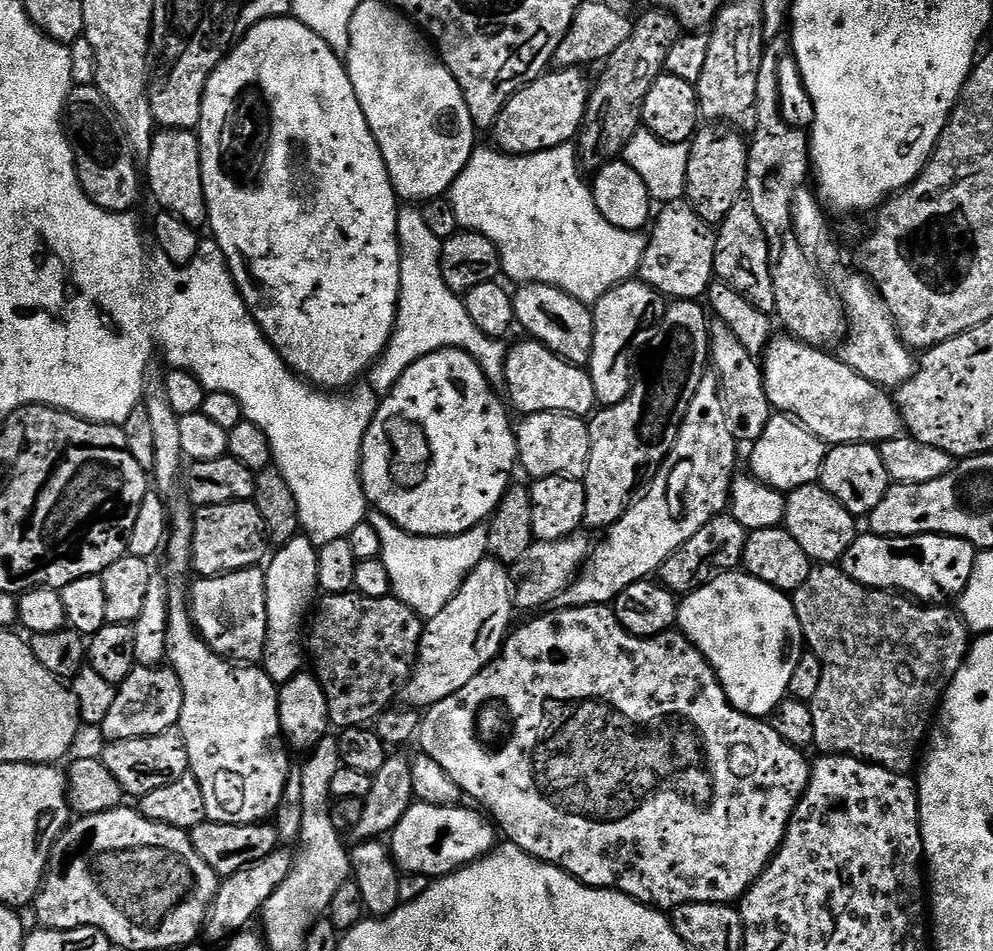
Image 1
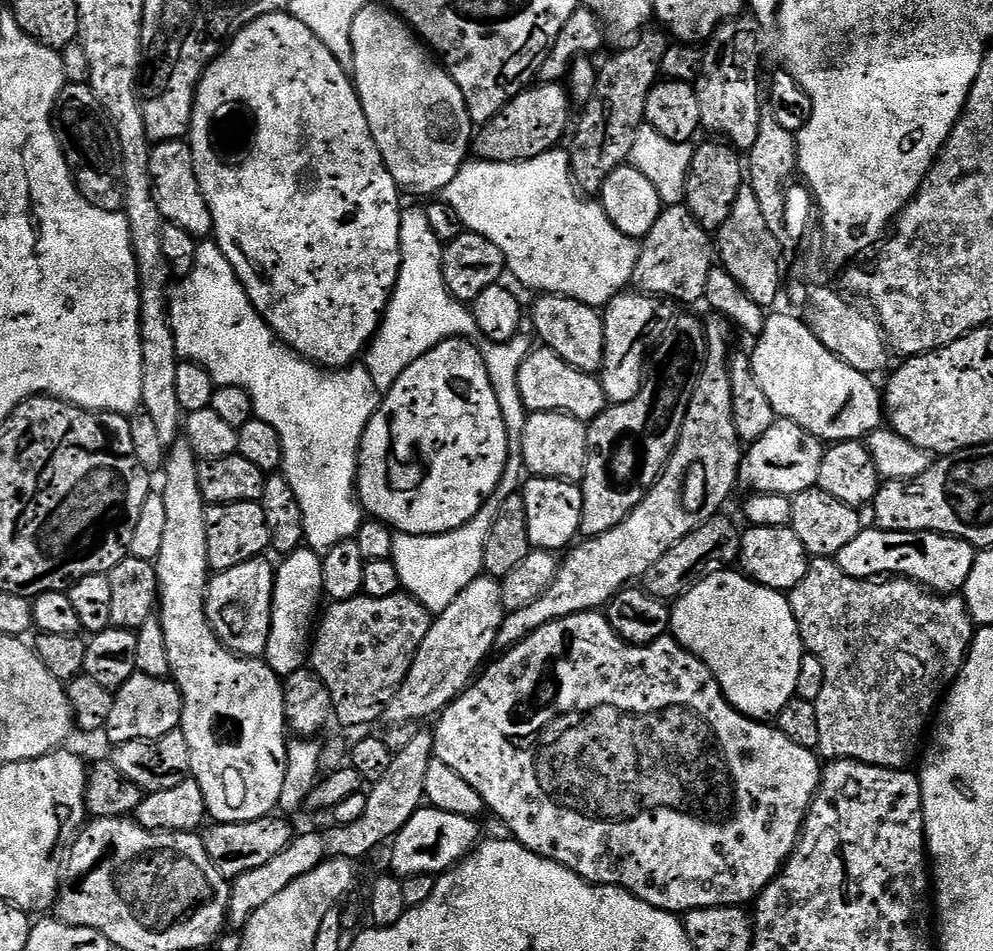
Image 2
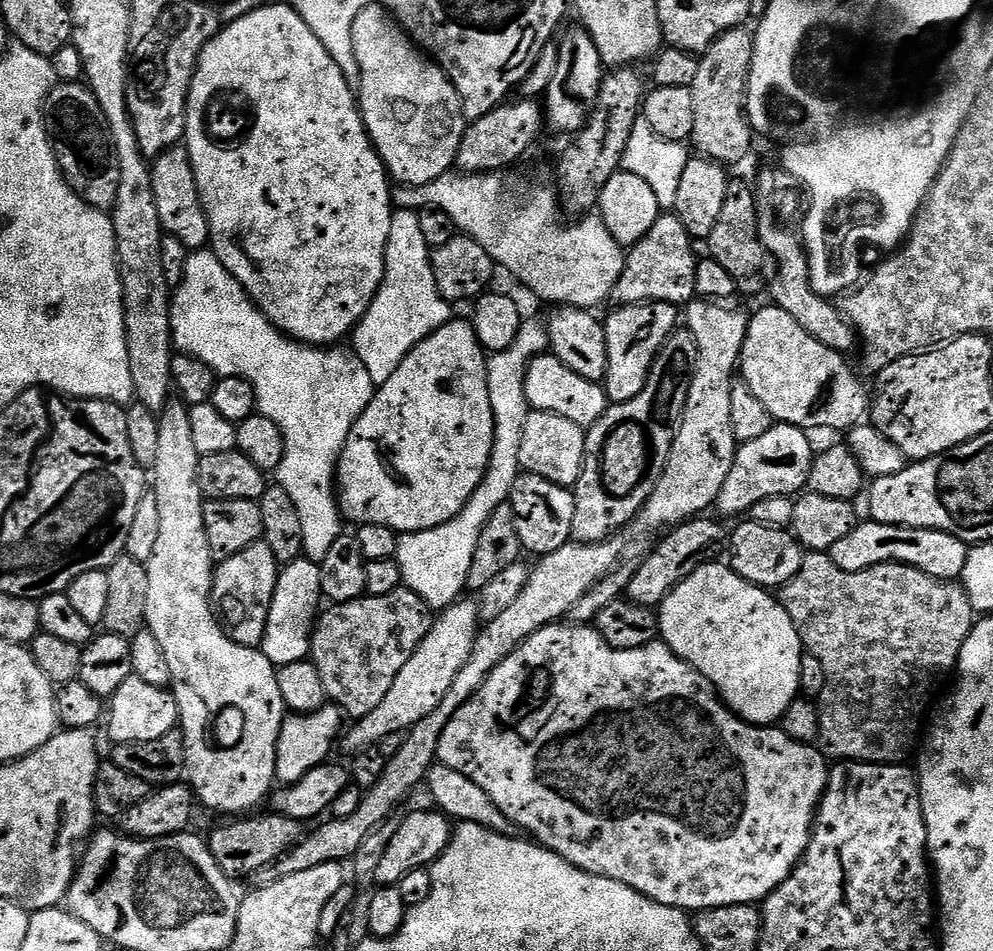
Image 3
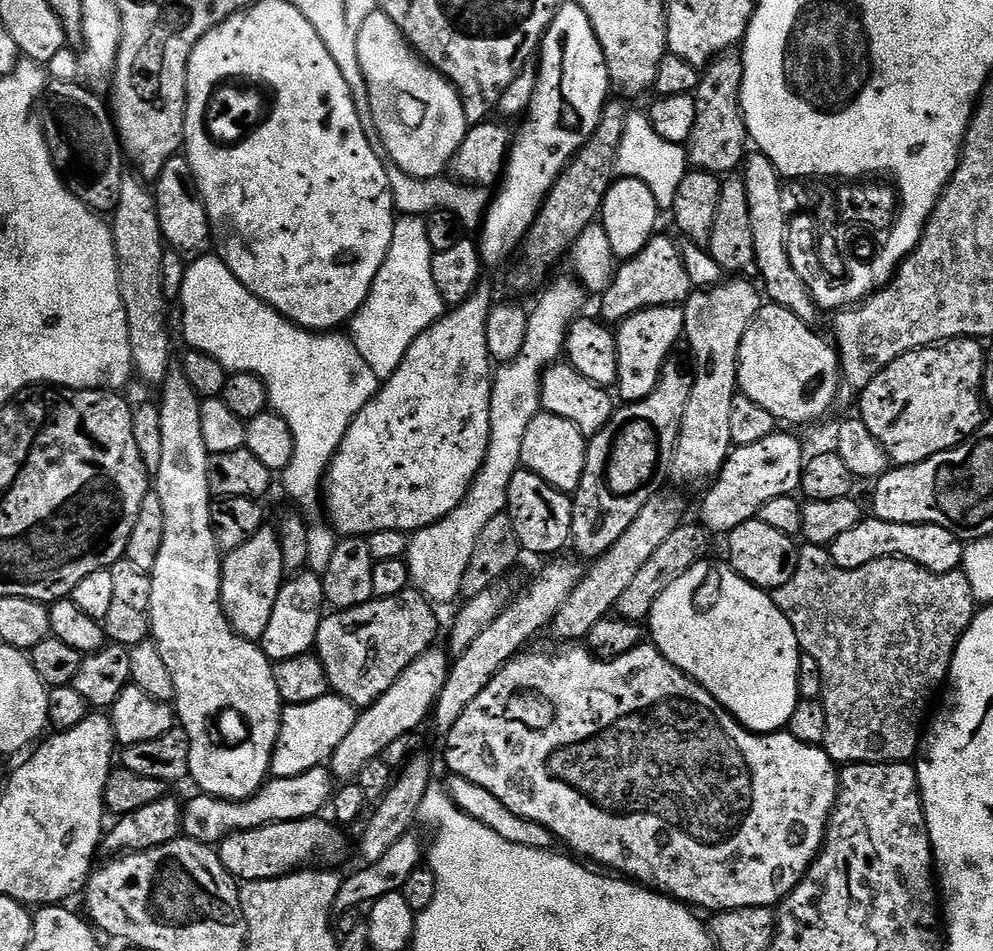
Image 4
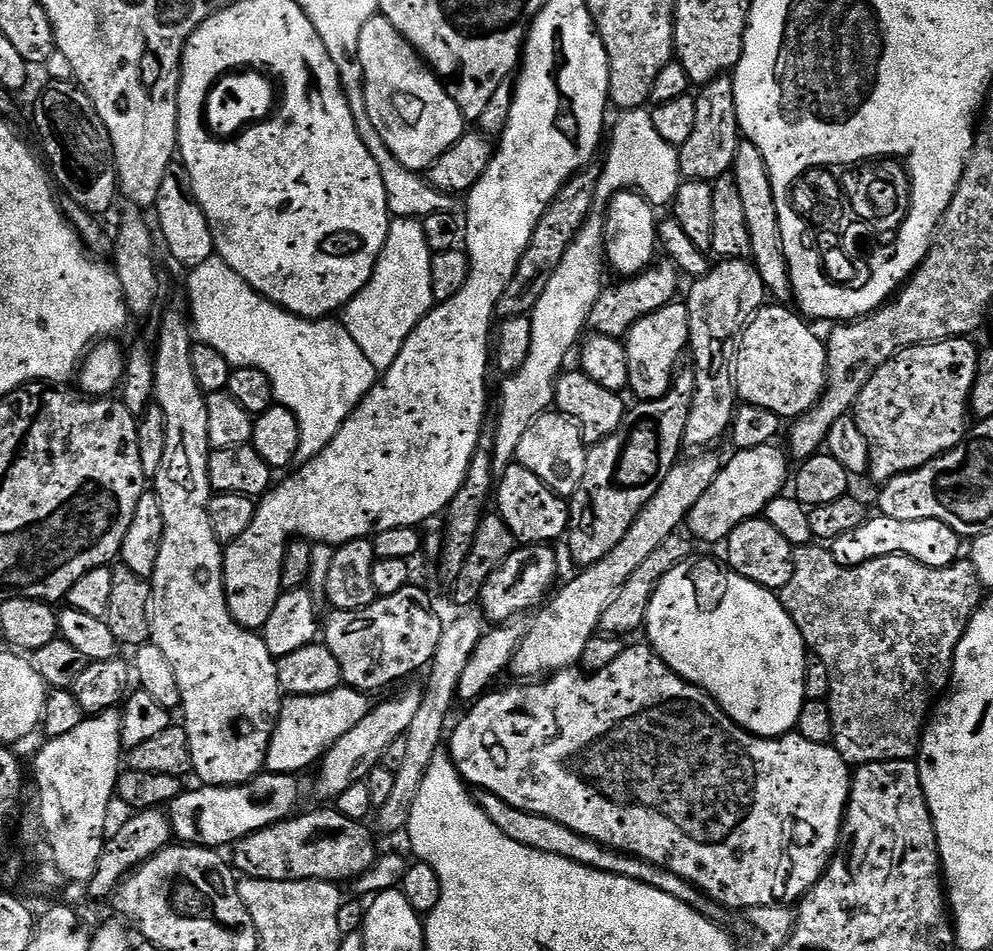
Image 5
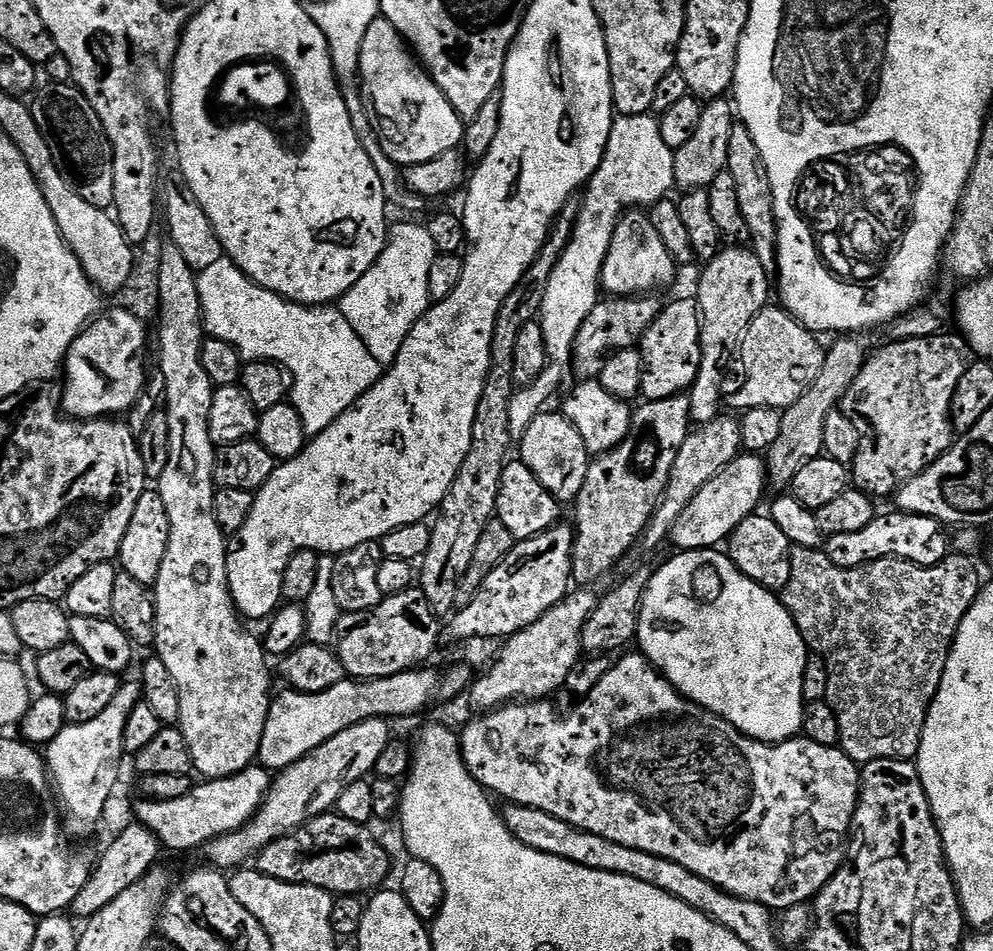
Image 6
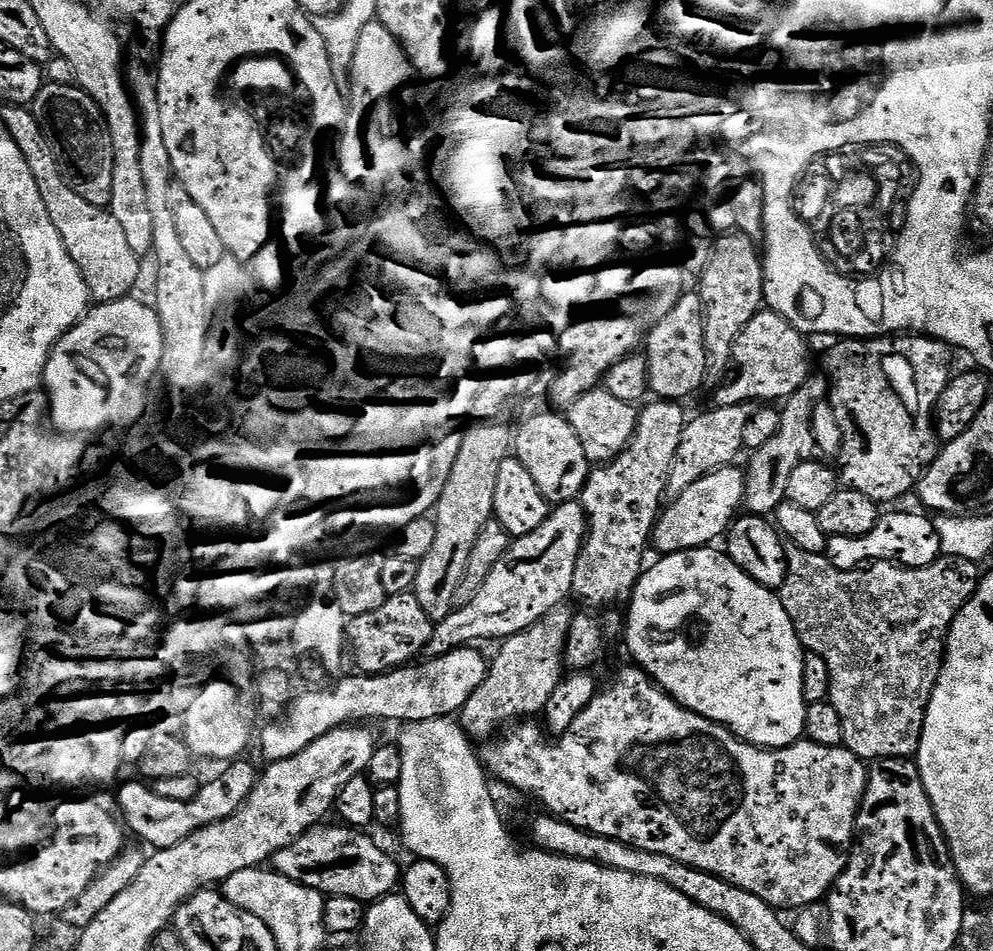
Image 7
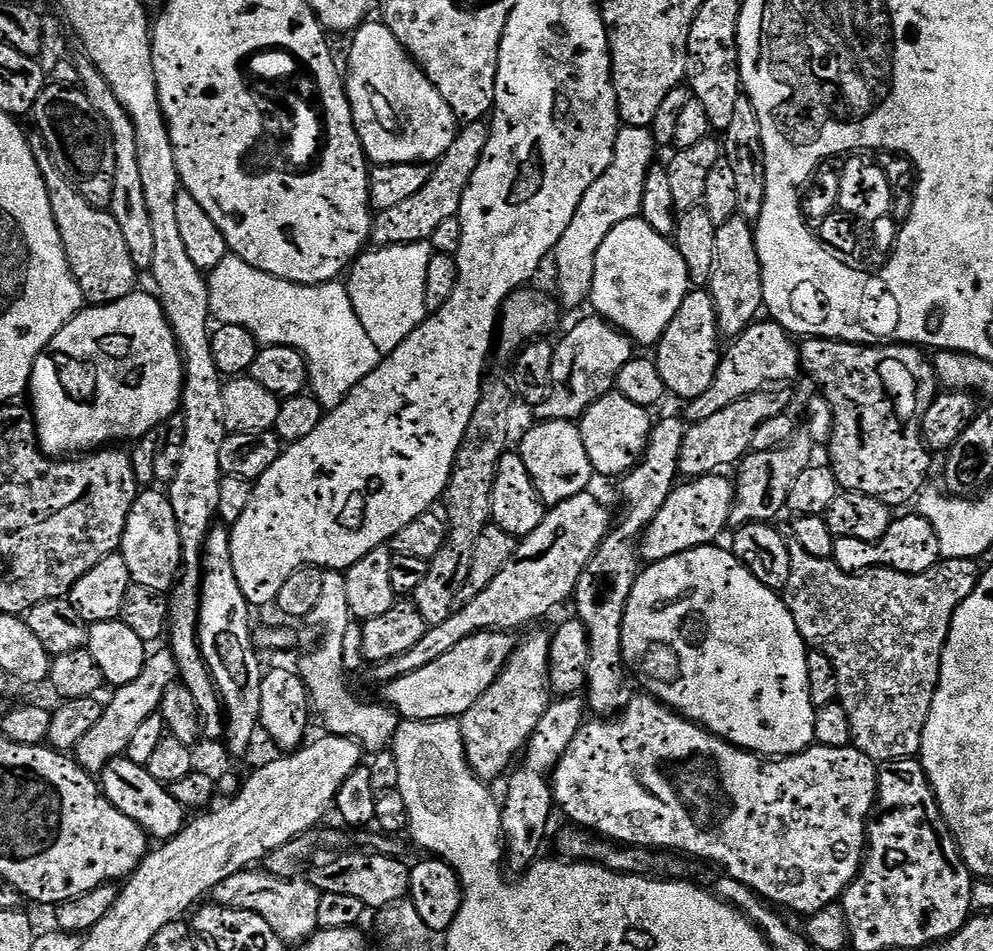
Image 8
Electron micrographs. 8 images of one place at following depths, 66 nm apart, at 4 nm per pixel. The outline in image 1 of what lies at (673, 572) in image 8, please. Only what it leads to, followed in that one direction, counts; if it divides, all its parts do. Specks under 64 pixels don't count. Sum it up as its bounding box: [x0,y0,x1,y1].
[678,570,804,718]

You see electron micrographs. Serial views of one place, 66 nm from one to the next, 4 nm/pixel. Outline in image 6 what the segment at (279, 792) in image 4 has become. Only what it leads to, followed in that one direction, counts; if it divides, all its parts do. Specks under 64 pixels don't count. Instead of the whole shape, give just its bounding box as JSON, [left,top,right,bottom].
[135,766,273,852]

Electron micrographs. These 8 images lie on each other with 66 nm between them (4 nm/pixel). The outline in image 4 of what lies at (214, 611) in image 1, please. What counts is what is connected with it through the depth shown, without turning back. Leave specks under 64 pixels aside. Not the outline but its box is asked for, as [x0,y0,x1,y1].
[220,528,286,641]

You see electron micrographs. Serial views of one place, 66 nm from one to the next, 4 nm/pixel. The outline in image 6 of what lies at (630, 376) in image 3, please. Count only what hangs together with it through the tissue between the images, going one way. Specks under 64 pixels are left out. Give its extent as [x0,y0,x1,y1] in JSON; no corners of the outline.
[638,299,700,401]

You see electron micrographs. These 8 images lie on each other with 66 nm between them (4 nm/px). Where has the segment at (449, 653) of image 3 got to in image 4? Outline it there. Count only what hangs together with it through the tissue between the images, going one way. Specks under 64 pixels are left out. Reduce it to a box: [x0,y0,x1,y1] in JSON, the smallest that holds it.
[330,646,450,781]

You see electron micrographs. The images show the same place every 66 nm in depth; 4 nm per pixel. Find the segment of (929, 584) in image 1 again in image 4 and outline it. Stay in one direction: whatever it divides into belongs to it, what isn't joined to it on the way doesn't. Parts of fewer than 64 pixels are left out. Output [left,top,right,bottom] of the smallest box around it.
[830,518,965,573]

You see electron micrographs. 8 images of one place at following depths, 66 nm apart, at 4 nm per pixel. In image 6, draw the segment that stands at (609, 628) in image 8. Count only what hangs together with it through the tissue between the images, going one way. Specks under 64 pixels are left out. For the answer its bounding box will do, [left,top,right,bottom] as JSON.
[572,394,690,586]

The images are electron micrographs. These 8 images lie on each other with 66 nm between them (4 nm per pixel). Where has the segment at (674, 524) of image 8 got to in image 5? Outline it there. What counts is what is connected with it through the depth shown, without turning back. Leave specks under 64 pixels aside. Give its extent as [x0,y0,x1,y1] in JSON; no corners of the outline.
[686,442,790,544]

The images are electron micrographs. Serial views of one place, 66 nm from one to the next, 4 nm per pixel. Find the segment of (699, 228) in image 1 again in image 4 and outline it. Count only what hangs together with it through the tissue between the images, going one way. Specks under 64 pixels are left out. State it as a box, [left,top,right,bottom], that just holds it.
[598,234,693,326]

